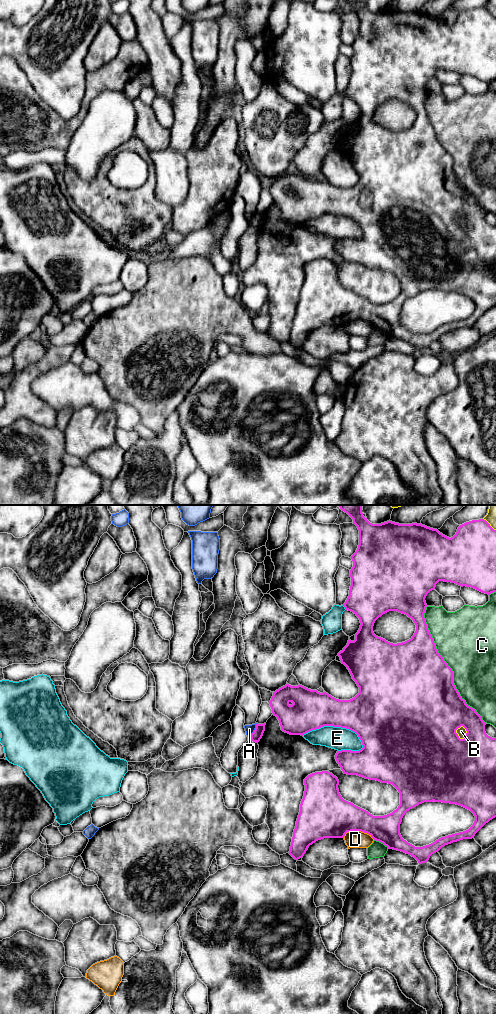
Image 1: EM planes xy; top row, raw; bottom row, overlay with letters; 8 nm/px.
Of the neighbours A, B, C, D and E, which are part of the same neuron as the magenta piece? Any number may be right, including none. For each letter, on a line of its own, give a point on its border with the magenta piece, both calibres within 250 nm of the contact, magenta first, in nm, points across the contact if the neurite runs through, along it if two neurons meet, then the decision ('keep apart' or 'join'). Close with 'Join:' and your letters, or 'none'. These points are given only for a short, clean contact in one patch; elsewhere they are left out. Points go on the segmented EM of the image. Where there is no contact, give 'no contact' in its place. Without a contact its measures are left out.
A: contact xy (253, 732); calibres 80 and 70 nm; border xy (257, 723), (249, 740); keep apart
B: contact xy (455, 732); calibres 500 and 70 nm; keep apart
C: contact xy (448, 666); calibres 500 and 460 nm; keep apart
D: contact xy (359, 830); calibres 340 and 140 nm; keep apart
E: contact xy (336, 726); calibres 320 and 180 nm; keep apart
Join: none

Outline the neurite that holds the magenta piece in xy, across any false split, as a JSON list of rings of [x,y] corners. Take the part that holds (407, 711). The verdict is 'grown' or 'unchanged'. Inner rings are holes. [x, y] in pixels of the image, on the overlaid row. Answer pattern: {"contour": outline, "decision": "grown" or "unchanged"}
{"contour": [[[362,505],[338,506],[353,519],[353,524],[359,530],[359,545],[351,556],[353,567],[350,570],[349,596],[343,606],[359,618],[361,625],[355,634],[355,640],[351,641],[349,638],[347,645],[338,653],[341,663],[347,667],[359,687],[359,693],[350,700],[339,700],[326,692],[320,693],[302,685],[286,684],[273,692],[269,704],[273,715],[279,720],[281,730],[290,735],[303,736],[324,726],[341,727],[355,732],[363,748],[359,751],[337,751],[335,759],[341,770],[347,775],[392,784],[400,793],[400,805],[390,814],[373,816],[342,798],[338,789],[339,780],[332,773],[312,773],[304,779],[305,791],[289,854],[298,860],[318,840],[344,838],[347,832],[361,831],[383,843],[388,849],[411,855],[420,865],[428,862],[430,856],[445,845],[472,839],[486,823],[496,817],[496,738],[486,734],[486,723],[461,698],[453,683],[453,671],[438,653],[424,618],[427,607],[425,598],[439,581],[471,587],[488,595],[496,592],[496,530],[484,519],[472,520],[460,525],[456,534],[449,538],[437,529],[421,523],[399,524],[387,521],[372,524],[363,516]],[[389,611],[397,611],[413,620],[416,631],[411,639],[393,644],[374,634],[375,621]],[[461,726],[467,731],[464,739],[460,739],[456,733]],[[433,801],[462,806],[474,814],[475,821],[466,831],[441,837],[423,847],[415,847],[400,834],[402,818],[407,811],[419,804]]], "decision": "unchanged"}

